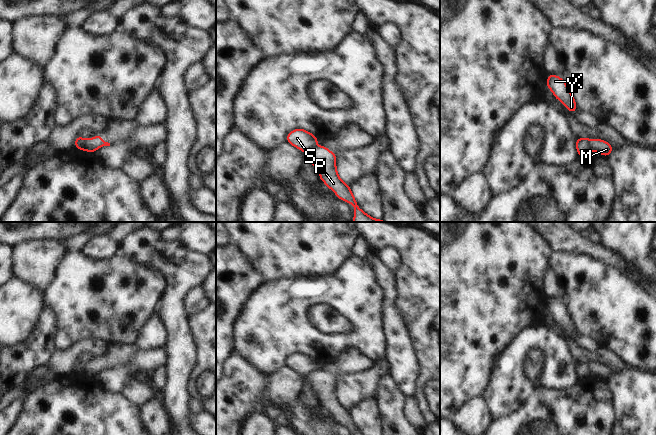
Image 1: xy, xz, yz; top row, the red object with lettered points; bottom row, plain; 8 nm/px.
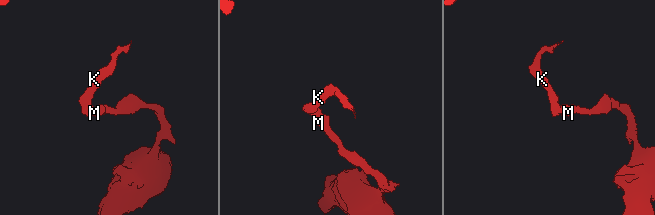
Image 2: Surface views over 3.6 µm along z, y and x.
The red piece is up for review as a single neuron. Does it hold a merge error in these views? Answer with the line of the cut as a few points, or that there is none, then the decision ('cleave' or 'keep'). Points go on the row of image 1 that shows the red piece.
cut xy (86, 140), (93, 151); cleave

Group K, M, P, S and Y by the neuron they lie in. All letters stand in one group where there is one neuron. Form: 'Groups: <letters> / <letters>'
Groups: K S Y / M P.

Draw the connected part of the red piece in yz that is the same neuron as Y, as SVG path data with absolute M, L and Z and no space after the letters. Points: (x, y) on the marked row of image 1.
M549 74L547 88L554 93L555 98L561 101L569 112L573 113L577 110L574 97L569 91L564 79L561 79L554 74Z

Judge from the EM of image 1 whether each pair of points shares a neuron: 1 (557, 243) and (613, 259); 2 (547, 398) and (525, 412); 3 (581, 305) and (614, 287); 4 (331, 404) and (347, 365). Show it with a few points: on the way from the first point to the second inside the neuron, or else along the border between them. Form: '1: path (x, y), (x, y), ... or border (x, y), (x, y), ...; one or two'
1: path (571, 243), (579, 243), (599, 251); one
2: path (542, 400), (539, 400), (530, 409); one
3: path (589, 301), (603, 298), (606, 295); one
4: path (330, 393), (330, 378), (336, 372); one

